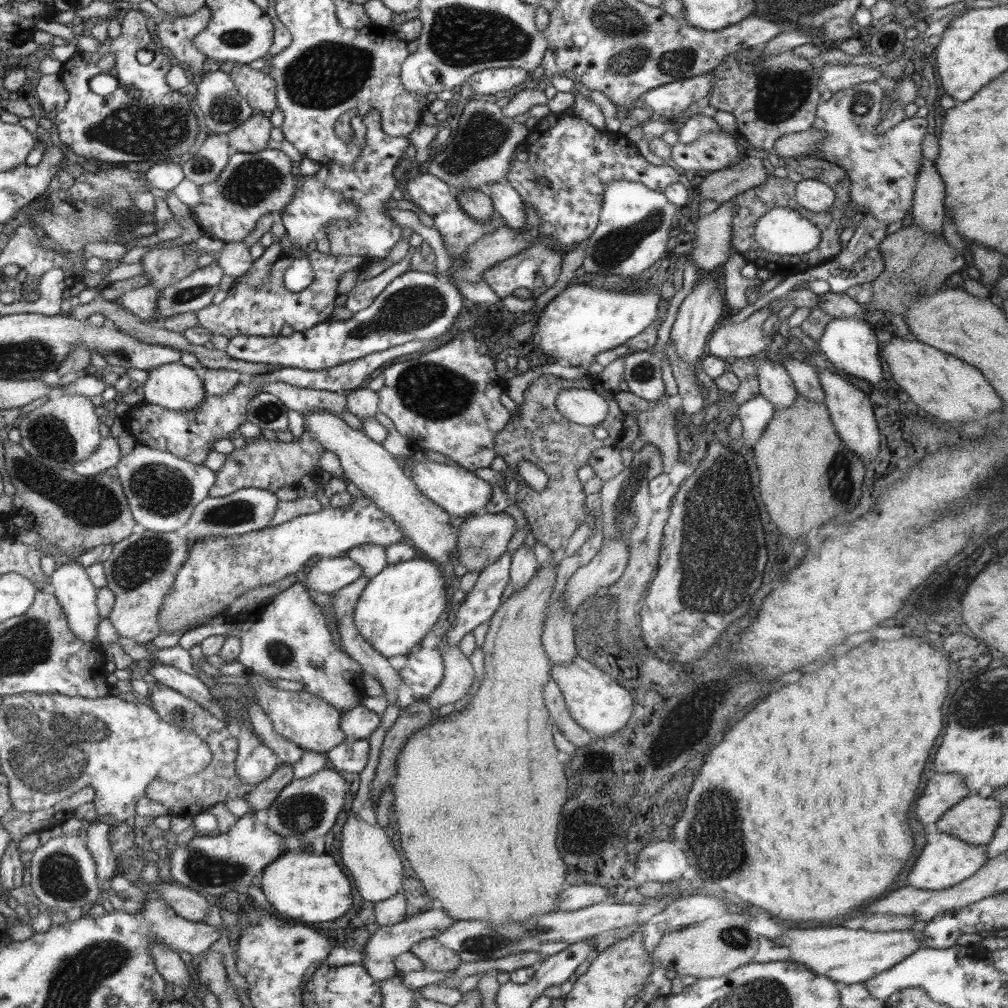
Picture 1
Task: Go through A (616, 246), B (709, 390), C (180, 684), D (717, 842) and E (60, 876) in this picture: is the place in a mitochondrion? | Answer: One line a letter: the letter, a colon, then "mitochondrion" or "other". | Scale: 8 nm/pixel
A: mitochondrion
B: other
C: other
D: mitochondrion
E: mitochondrion

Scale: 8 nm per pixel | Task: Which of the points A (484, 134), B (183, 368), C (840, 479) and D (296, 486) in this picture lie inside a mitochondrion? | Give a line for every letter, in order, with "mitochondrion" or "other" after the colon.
A: mitochondrion
B: other
C: mitochondrion
D: other

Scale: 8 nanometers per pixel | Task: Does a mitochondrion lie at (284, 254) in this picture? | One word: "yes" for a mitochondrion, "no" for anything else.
no

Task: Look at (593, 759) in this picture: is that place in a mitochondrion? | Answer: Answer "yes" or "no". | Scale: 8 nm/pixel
no

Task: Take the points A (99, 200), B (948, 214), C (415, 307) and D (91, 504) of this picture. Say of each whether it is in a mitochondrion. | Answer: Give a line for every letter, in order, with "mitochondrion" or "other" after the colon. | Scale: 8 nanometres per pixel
A: mitochondrion
B: other
C: mitochondrion
D: mitochondrion

